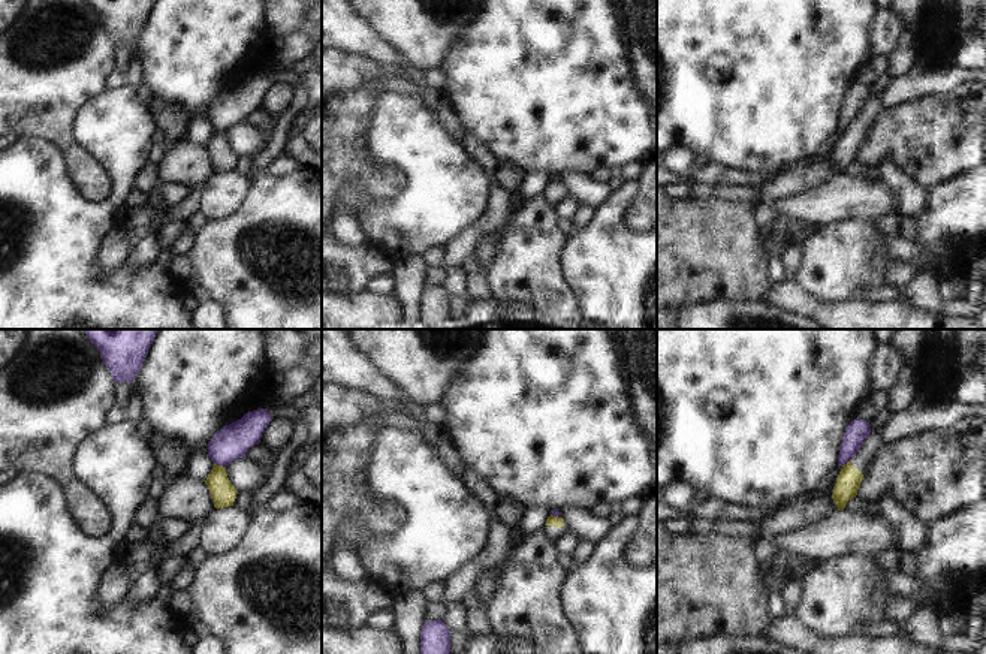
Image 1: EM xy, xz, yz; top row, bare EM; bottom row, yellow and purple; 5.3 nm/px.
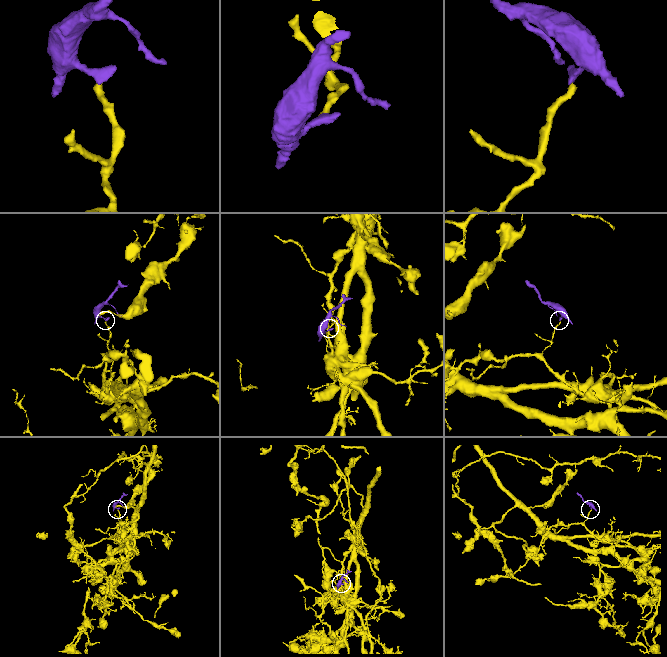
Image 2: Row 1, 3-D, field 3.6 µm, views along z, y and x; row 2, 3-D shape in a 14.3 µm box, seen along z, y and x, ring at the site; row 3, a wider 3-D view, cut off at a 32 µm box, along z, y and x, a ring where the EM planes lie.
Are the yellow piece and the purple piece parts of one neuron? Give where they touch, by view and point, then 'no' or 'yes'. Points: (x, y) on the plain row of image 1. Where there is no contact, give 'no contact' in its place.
xy (220, 130) | no

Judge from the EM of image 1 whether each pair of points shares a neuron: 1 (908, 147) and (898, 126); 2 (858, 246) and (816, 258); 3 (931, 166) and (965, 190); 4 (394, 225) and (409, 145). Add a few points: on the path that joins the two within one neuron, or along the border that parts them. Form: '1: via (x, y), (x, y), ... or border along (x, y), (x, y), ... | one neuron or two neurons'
1: via (908, 142), (908, 136), (902, 130) | one neuron
2: via (847, 256), (826, 258) | one neuron
3: border along (970, 171), (943, 180), (929, 190) | two neurons
4: via (413, 205), (415, 165) | one neuron

